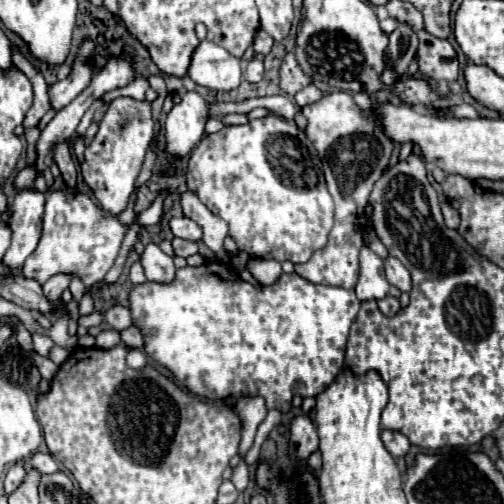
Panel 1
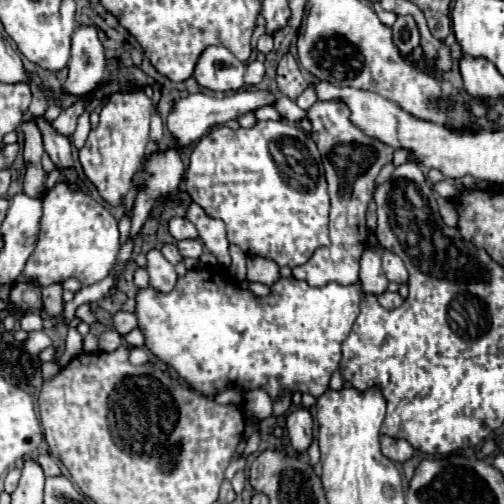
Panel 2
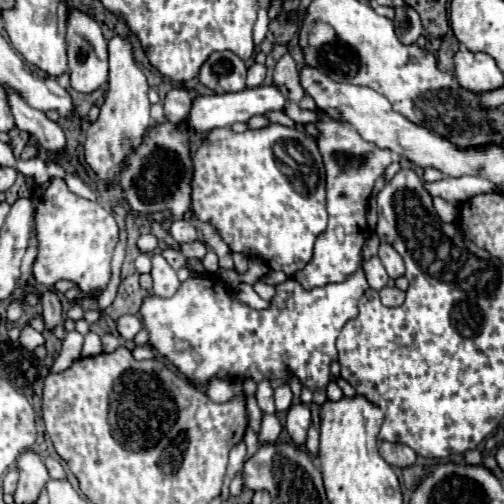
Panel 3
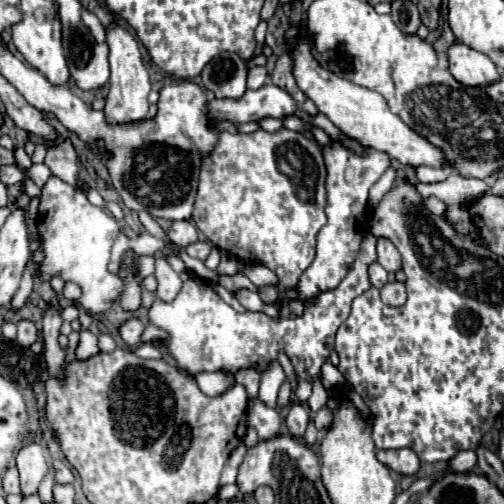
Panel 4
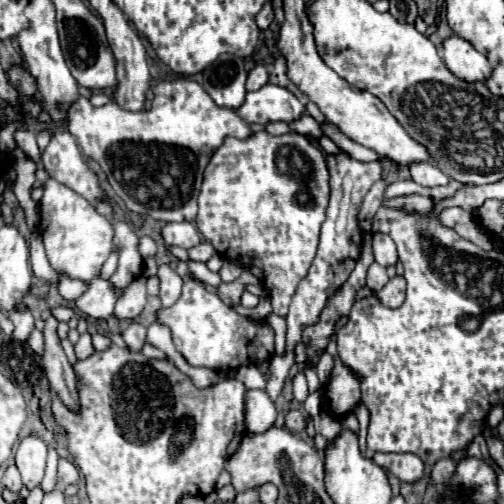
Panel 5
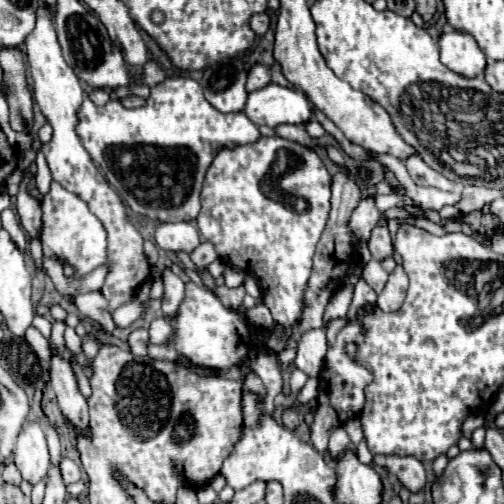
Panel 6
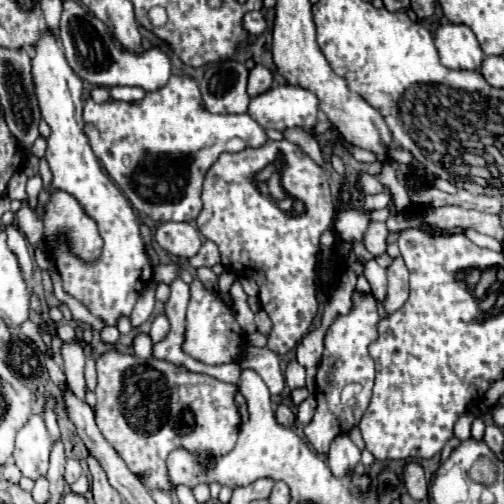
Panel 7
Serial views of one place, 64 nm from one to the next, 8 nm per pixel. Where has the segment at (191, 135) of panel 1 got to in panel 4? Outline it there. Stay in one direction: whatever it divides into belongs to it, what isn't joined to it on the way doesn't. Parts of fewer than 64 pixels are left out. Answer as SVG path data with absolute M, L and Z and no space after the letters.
M264 84L258 90L246 90L242 98L212 98L206 102L210 120L216 122L258 122L264 116L284 118L294 114L296 102L288 92L274 84Z

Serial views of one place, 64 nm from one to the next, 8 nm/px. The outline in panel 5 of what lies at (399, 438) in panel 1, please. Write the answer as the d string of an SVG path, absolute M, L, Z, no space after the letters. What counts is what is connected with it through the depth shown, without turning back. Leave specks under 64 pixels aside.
M376 452L374 462L380 464L384 470L392 472L394 476L398 476L402 482L416 482L424 474L422 460L410 452L398 452L398 454Z

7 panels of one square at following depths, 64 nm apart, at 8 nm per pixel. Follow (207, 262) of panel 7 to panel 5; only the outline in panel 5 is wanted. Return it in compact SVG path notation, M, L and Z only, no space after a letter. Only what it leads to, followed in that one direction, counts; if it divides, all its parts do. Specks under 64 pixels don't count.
M200 242L194 248L188 250L188 256L198 262L208 262L208 258L214 254L214 246L210 242Z

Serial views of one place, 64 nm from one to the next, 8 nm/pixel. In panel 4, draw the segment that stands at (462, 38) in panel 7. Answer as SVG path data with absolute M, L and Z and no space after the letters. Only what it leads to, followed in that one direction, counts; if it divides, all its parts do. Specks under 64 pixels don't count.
M456 42L448 50L450 72L464 86L486 88L500 80L500 70L496 64L482 52L476 52L462 42Z

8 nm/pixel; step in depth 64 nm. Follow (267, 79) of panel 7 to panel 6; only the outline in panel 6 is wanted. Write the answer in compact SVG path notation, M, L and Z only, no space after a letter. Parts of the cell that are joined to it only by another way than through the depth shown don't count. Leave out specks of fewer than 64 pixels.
M254 64L248 72L248 82L246 82L246 90L248 92L254 92L254 90L260 90L264 88L266 84L270 82L270 70L262 64Z

